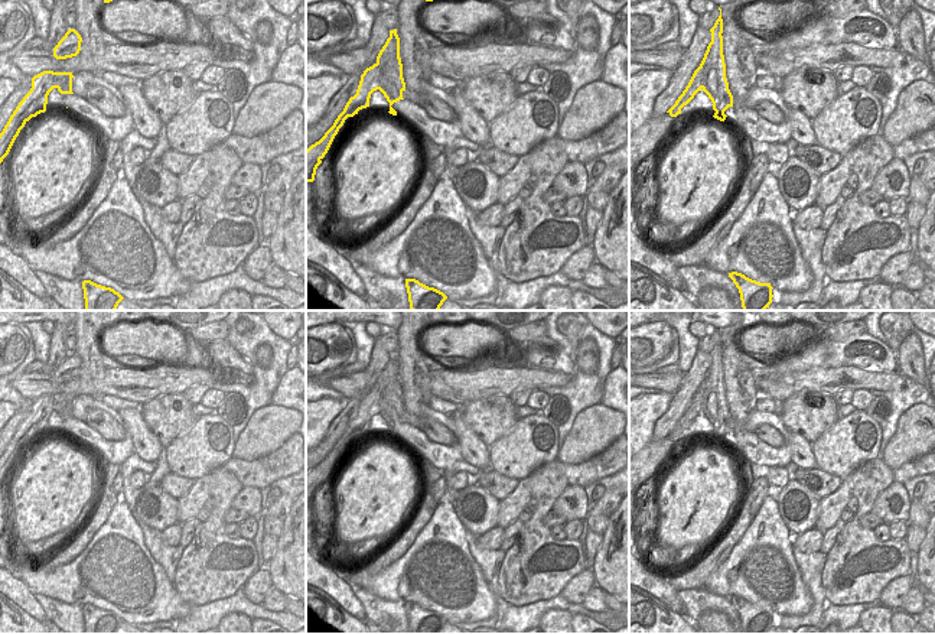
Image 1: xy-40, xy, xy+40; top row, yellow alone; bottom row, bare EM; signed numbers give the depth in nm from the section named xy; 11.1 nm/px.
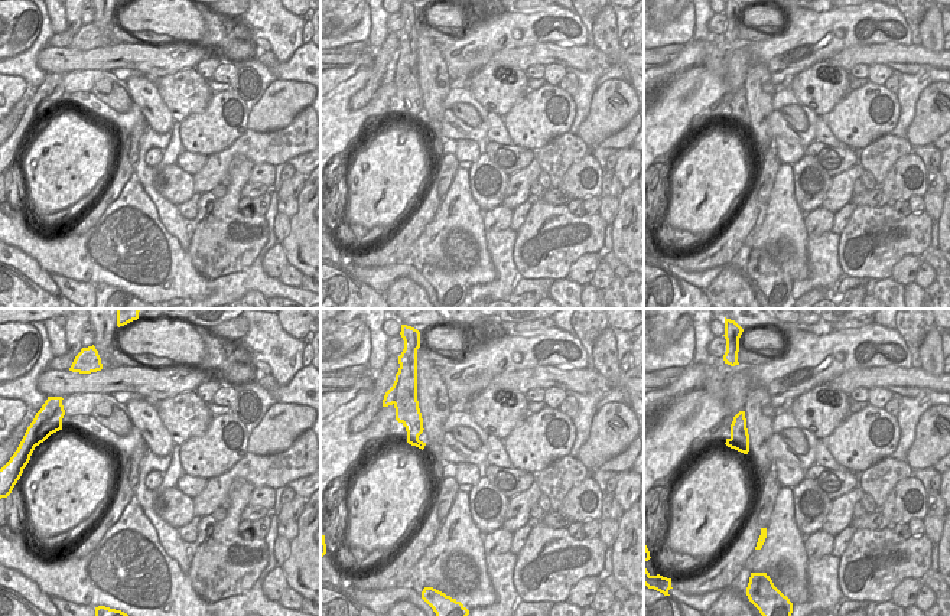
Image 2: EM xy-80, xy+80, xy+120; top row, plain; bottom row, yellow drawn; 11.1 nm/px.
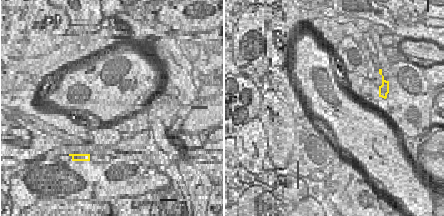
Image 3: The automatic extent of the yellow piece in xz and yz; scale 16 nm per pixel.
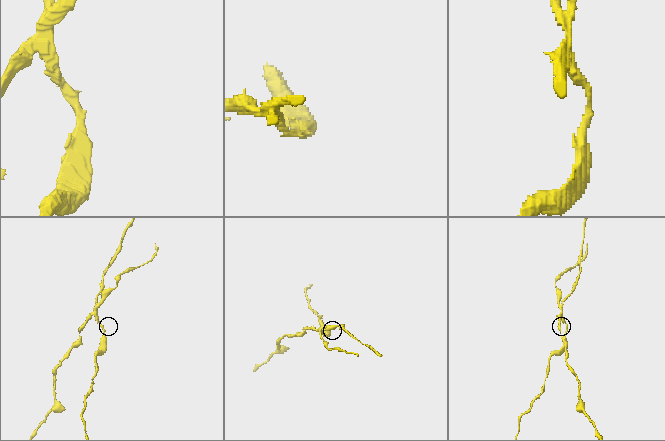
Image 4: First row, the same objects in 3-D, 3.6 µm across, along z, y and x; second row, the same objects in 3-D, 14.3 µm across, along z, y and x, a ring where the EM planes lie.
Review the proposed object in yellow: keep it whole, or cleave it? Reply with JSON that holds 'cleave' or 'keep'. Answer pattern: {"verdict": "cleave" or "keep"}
{"verdict": "cleave"}

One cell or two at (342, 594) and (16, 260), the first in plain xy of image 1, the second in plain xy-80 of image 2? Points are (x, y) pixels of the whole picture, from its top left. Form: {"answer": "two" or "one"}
{"answer": "one"}

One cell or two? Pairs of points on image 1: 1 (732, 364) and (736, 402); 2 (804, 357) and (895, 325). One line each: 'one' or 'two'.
1: one
2: two

